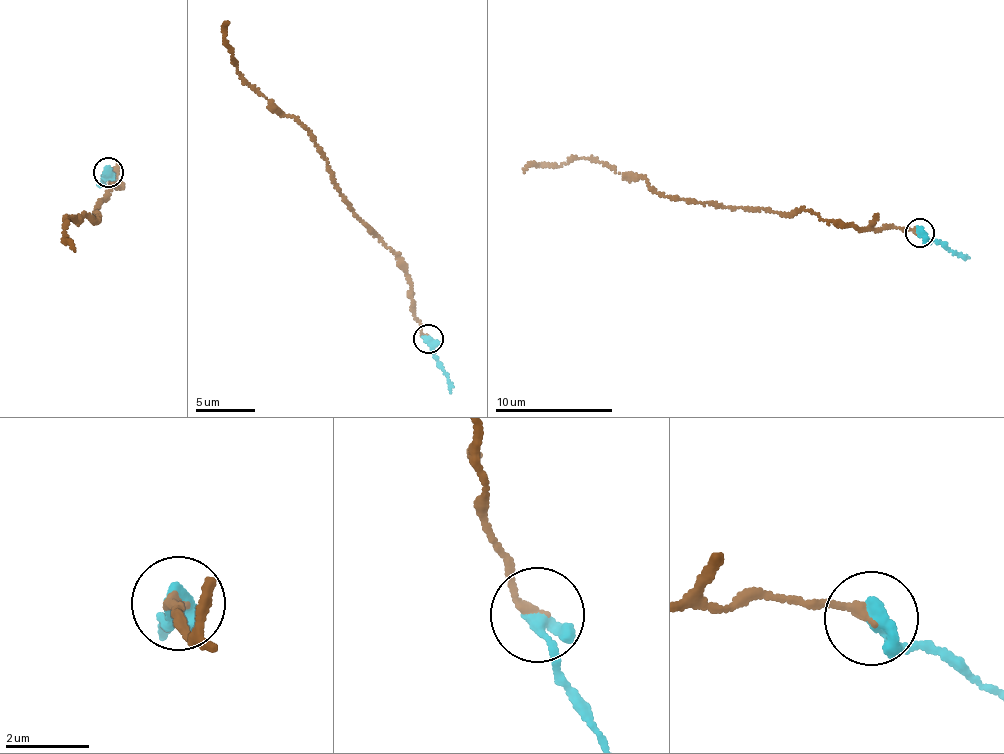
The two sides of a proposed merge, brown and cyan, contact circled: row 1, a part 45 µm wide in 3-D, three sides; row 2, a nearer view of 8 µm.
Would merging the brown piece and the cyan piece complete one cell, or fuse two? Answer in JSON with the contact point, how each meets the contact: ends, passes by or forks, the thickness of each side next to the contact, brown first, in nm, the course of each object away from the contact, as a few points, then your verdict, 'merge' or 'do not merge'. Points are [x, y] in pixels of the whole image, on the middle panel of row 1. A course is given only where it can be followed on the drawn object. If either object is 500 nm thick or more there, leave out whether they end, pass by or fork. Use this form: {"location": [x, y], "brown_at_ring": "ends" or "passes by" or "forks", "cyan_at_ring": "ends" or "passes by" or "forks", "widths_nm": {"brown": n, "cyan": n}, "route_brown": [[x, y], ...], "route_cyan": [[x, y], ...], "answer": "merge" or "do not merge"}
{"location": [428, 339], "brown_at_ring": "ends", "cyan_at_ring": "ends", "widths_nm": {"brown": 220, "cyan": 440}, "route_brown": [[427, 338], [414, 316], [412, 283], [403, 258], [353, 212], [315, 137], [242, 77], [223, 38], [228, 22]], "route_cyan": [[427, 338], [450, 393]], "answer": "merge"}

